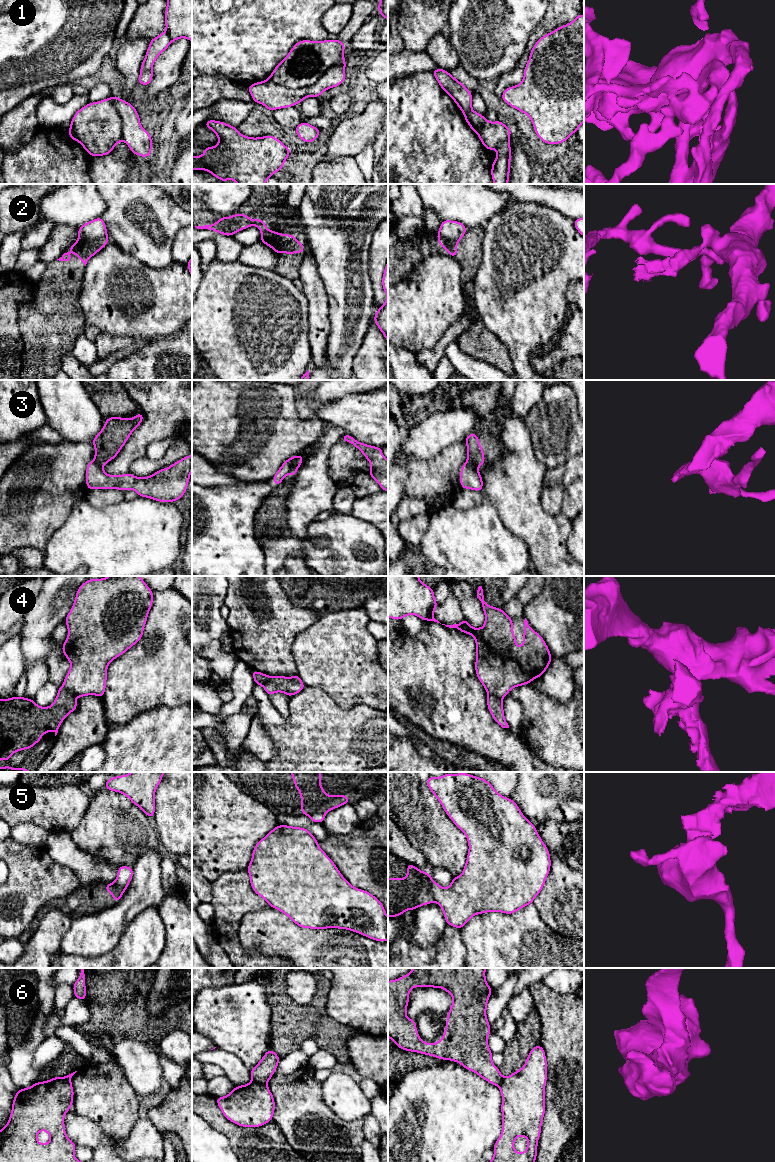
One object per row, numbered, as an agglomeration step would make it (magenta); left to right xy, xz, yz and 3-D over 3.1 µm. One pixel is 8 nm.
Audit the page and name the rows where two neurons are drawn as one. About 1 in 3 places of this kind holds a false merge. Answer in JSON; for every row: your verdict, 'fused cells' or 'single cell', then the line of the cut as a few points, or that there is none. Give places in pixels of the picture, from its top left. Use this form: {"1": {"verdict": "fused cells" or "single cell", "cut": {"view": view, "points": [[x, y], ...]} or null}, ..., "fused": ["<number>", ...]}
{"1": {"verdict": "fused cells", "cut": {"view": "xz", "points": [[344, 59], [303, 88], [289, 89], [268, 79]]}}, "2": {"verdict": "fused cells", "cut": {"view": "xy", "points": [[79, 238], [87, 240], [107, 239]]}}, "3": {"verdict": "fused cells", "cut": {"view": "xz", "points": [[301, 455], [293, 461], [289, 471]]}}, "4": {"verdict": "fused cells", "cut": {"view": "yz", "points": [[488, 693], [501, 699]]}}, "5": {"verdict": "fused cells", "cut": {"view": "yz", "points": [[426, 873], [435, 901]]}}, "6": {"verdict": "fused cells", "cut": {"view": "xz", "points": [[252, 1080], [266, 1084]]}}, "fused": ["1", "2", "3", "4", "5", "6"]}

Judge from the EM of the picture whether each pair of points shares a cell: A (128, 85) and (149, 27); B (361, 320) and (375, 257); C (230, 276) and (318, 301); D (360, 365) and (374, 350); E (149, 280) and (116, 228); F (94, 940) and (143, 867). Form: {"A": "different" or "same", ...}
{"A": "different", "B": "different", "C": "different", "D": "same", "E": "different", "F": "same"}

